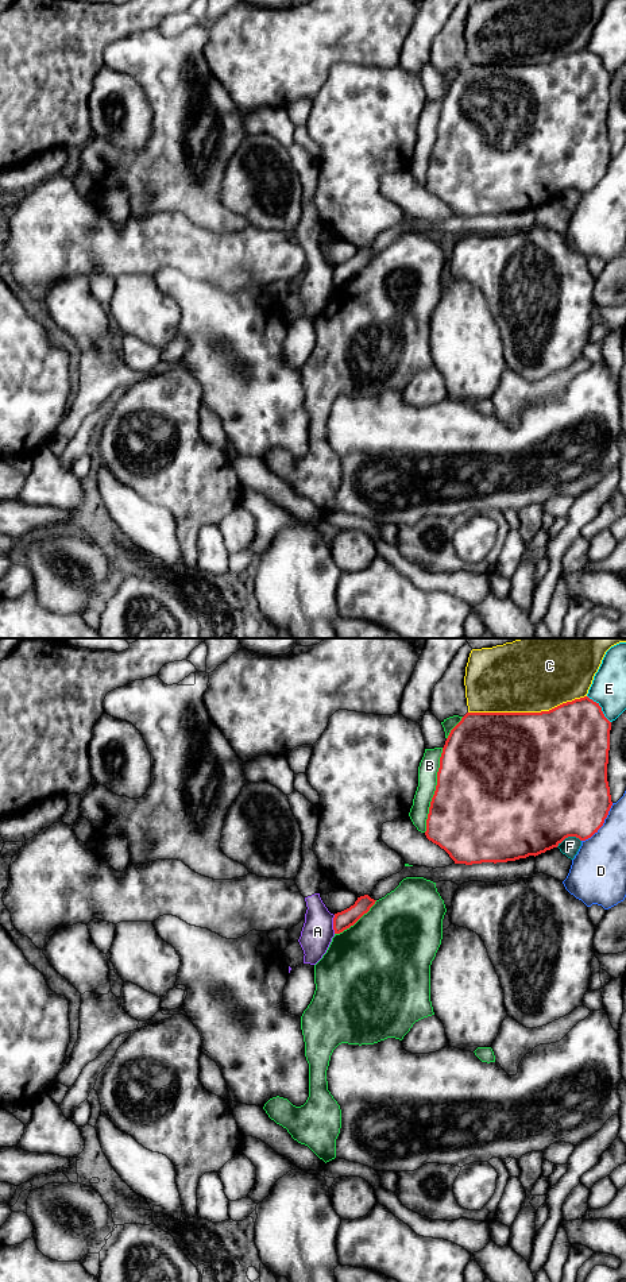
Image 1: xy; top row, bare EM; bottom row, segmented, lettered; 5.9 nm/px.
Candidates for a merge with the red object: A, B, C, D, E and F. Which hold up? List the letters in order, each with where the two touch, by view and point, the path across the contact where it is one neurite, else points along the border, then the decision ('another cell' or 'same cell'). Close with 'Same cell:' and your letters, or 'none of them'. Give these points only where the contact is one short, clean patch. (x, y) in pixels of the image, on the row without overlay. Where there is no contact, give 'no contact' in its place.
A: meets red in xy at (333, 277); border along xy (335, 267), (333, 285); another cell
B: meets red in xy at (436, 142); another cell
C: meets red in xy at (526, 65); another cell
D: meets red in xy at (602, 177); border along xy (613, 155), (605, 174), (582, 193); another cell
E: meets red in xy at (601, 61); another cell
F: meets red in xy at (568, 188); another cell
Same cell: none of them

